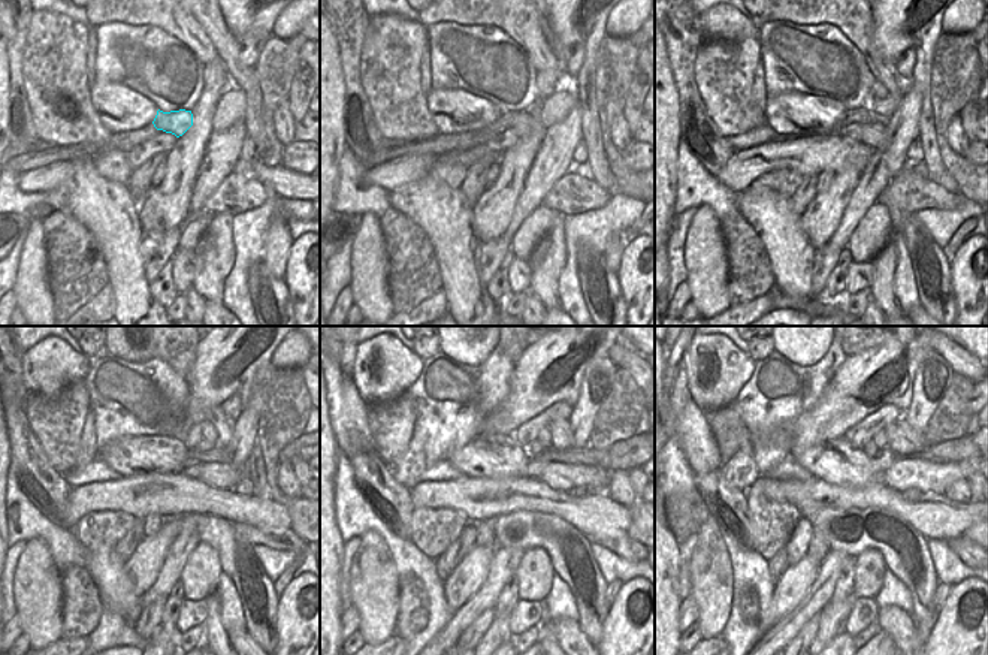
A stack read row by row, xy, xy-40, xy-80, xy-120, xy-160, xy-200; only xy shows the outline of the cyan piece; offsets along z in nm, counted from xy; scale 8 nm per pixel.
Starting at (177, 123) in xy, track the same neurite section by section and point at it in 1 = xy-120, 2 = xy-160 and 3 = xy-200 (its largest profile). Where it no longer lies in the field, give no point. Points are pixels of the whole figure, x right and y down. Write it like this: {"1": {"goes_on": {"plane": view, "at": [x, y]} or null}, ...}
{"1": {"goes_on": {"plane": "xy-120", "at": [224, 476]}}, "2": {"goes_on": {"plane": "xy-160", "at": [559, 476]}}, "3": {"goes_on": {"plane": "xy-200", "at": [928, 477]}}}

